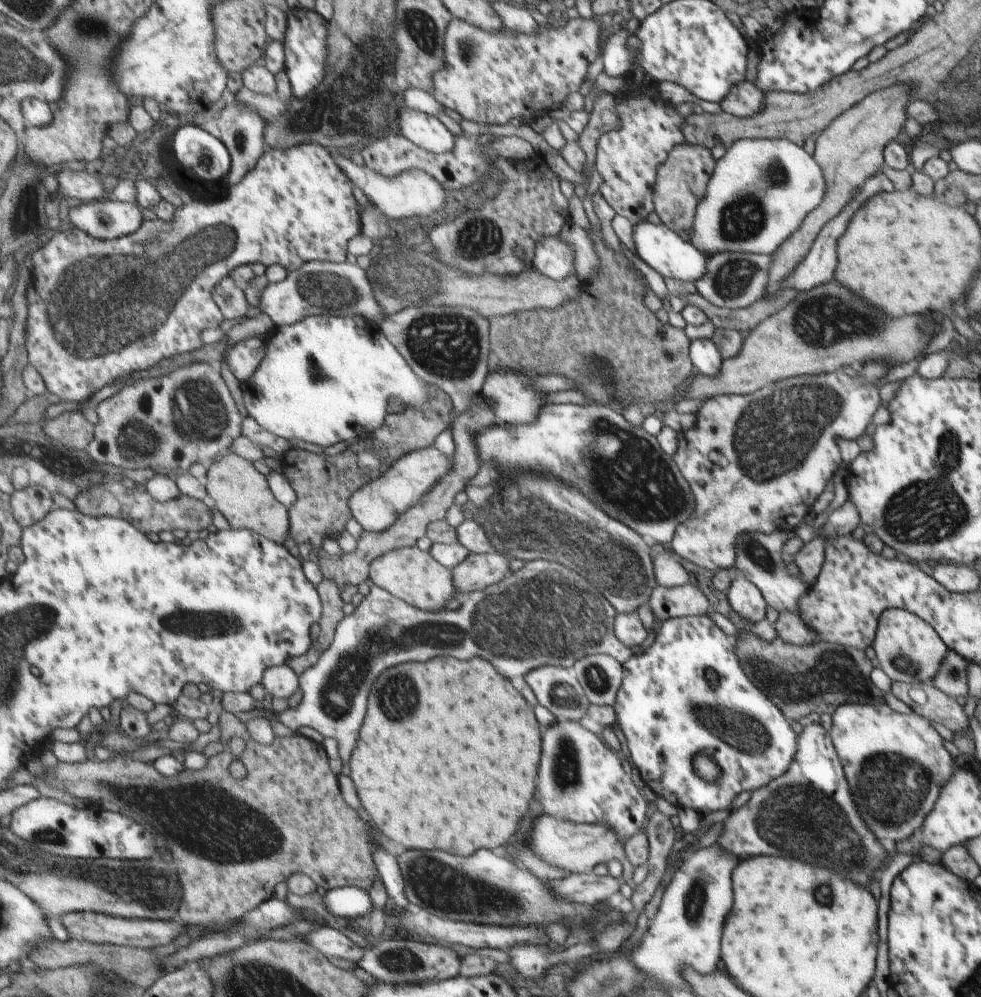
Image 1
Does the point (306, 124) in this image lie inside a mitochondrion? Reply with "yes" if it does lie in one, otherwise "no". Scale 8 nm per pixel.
yes

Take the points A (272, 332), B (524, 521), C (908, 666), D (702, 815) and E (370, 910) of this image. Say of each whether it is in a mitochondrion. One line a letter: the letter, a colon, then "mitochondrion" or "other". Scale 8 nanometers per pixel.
A: other
B: mitochondrion
C: mitochondrion
D: other
E: other

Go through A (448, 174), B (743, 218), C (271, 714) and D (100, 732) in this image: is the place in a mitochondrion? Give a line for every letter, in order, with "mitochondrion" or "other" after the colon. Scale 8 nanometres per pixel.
A: other
B: mitochondrion
C: other
D: other

